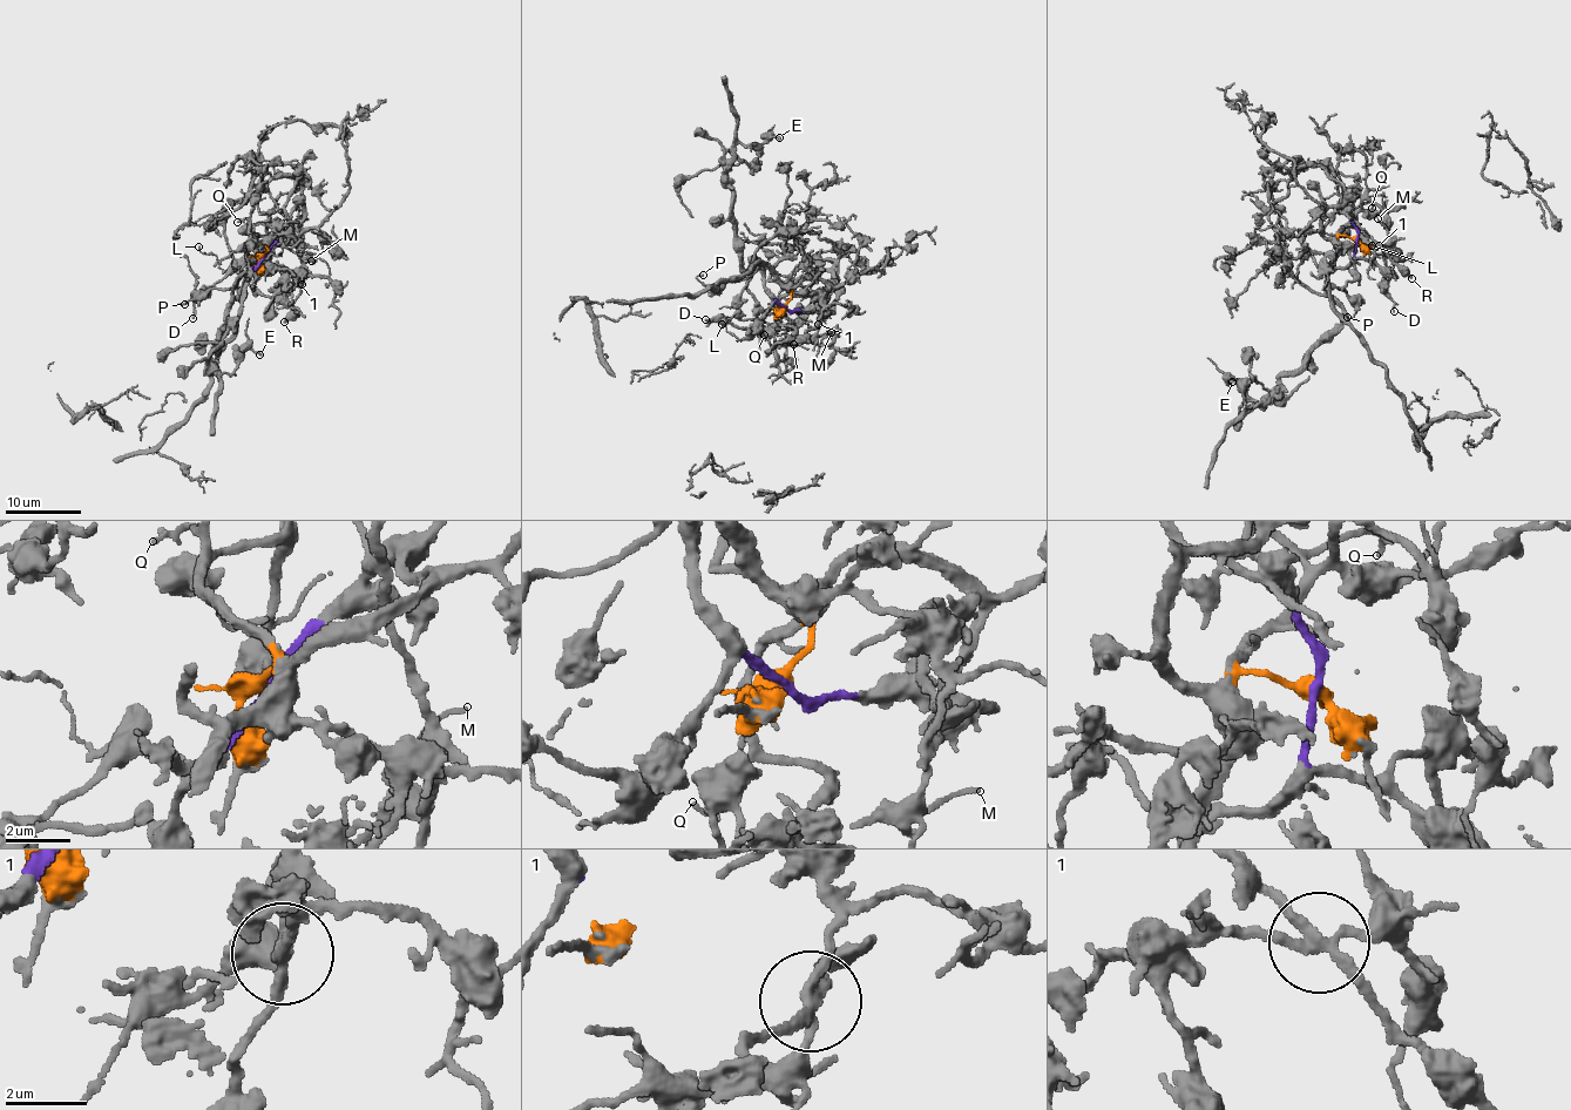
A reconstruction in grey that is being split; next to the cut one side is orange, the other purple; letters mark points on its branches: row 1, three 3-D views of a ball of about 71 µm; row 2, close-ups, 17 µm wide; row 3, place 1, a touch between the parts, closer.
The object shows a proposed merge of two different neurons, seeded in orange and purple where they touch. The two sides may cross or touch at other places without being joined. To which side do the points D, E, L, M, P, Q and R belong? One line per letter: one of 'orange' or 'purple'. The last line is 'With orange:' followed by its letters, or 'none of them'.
D: purple
E: purple
L: purple
M: orange
P: purple
Q: orange
R: purple
With orange: M, Q

